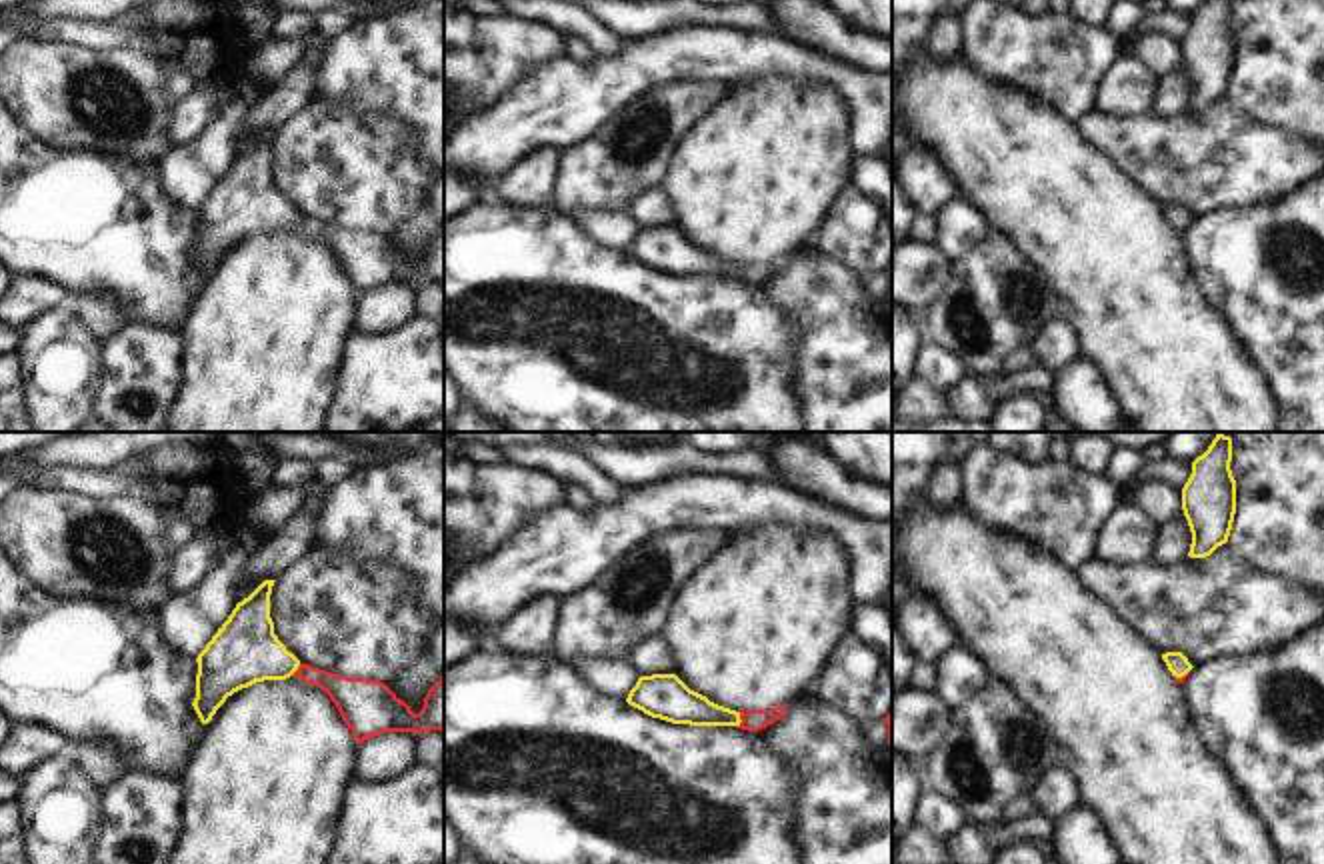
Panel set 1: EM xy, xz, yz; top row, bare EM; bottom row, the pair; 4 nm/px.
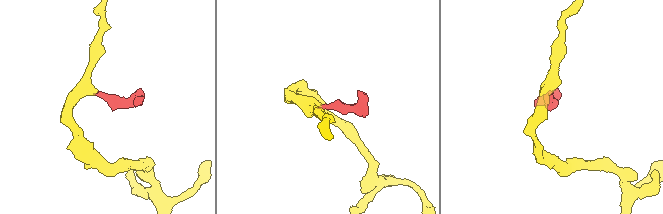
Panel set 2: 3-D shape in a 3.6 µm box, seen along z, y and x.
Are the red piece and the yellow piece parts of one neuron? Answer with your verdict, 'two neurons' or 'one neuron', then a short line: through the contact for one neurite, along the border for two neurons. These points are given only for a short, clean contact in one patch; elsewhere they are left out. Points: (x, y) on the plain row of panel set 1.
one neuron; line xz (752, 272), (740, 270), (716, 268), (680, 256)

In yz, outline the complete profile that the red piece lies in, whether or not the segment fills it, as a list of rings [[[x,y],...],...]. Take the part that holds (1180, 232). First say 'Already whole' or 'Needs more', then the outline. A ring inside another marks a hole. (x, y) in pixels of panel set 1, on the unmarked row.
Needs more. [[[1166,204],[1162,212],[1178,236],[1184,236],[1186,226],[1194,220],[1182,204]]]

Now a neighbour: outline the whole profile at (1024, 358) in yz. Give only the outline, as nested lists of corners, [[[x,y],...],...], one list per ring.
[[[1020,348],[1010,360],[1002,366],[1002,376],[1014,376],[1018,372],[1026,372],[1030,368],[1040,366],[1040,360],[1034,348]]]

